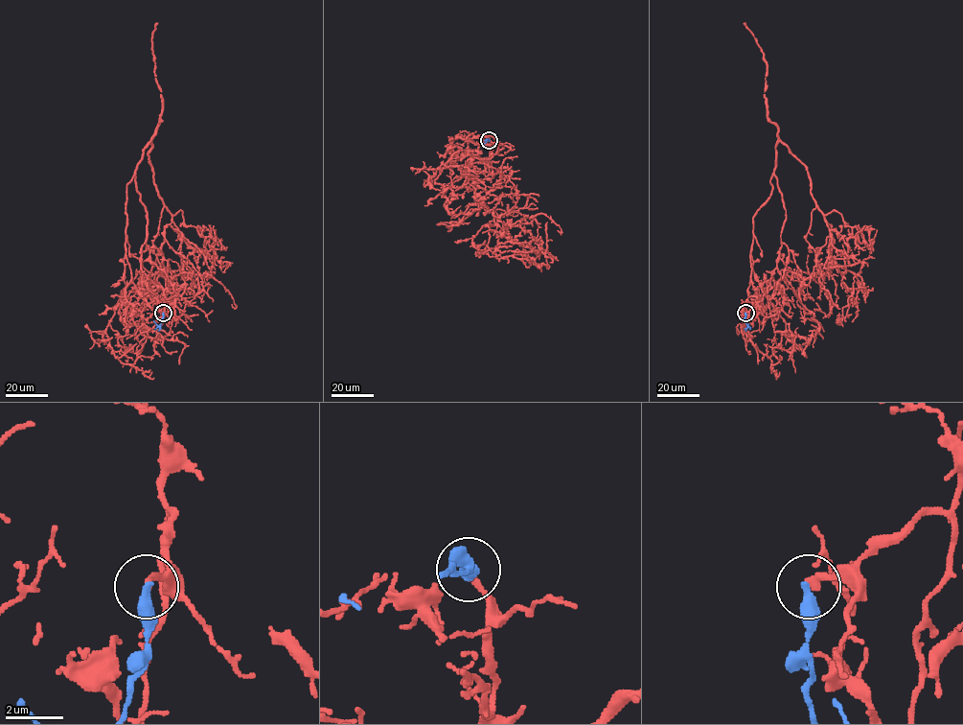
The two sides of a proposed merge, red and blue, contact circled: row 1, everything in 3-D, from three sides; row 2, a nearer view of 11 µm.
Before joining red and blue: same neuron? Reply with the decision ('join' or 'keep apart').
keep apart

